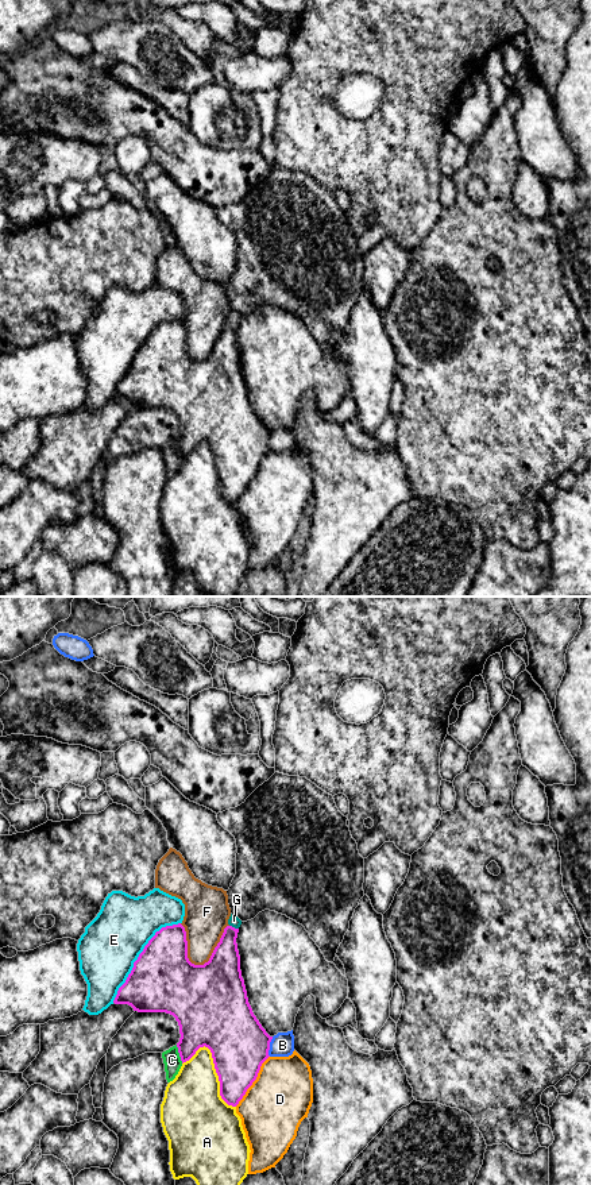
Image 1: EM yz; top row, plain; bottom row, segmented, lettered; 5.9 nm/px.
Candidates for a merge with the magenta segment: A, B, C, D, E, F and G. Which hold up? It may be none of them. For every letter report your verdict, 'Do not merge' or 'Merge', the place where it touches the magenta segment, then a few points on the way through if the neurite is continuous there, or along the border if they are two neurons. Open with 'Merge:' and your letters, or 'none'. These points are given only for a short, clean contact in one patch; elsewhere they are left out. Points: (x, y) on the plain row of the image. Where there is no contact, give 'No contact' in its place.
Merge: G
A: Do not merge. Touches magenta at yz (217, 470)
B: Do not merge. Touches magenta at yz (269, 442)
C: Do not merge. Touches magenta at yz (180, 450)
D: Do not merge. Touches magenta at yz (254, 475)
E: Do not merge. Touches magenta at yz (139, 351)
F: Do not merge. Touches magenta at yz (212, 348)
G: Merge. Touches magenta at yz (234, 323). Path across: yz (223, 363), (228, 332), (234, 323), (234, 316)

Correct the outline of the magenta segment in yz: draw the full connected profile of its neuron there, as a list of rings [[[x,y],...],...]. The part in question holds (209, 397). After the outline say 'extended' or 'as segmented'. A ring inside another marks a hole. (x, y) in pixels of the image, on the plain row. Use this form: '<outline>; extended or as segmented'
[[[231,309],[220,337],[204,360],[189,356],[186,327],[181,319],[162,323],[144,341],[113,395],[115,399],[128,399],[138,408],[173,410],[179,421],[177,443],[182,459],[200,443],[208,443],[220,476],[220,491],[232,502],[239,499],[256,475],[262,459],[270,452],[273,435],[248,398],[236,339],[240,320],[242,316]]]; extended

